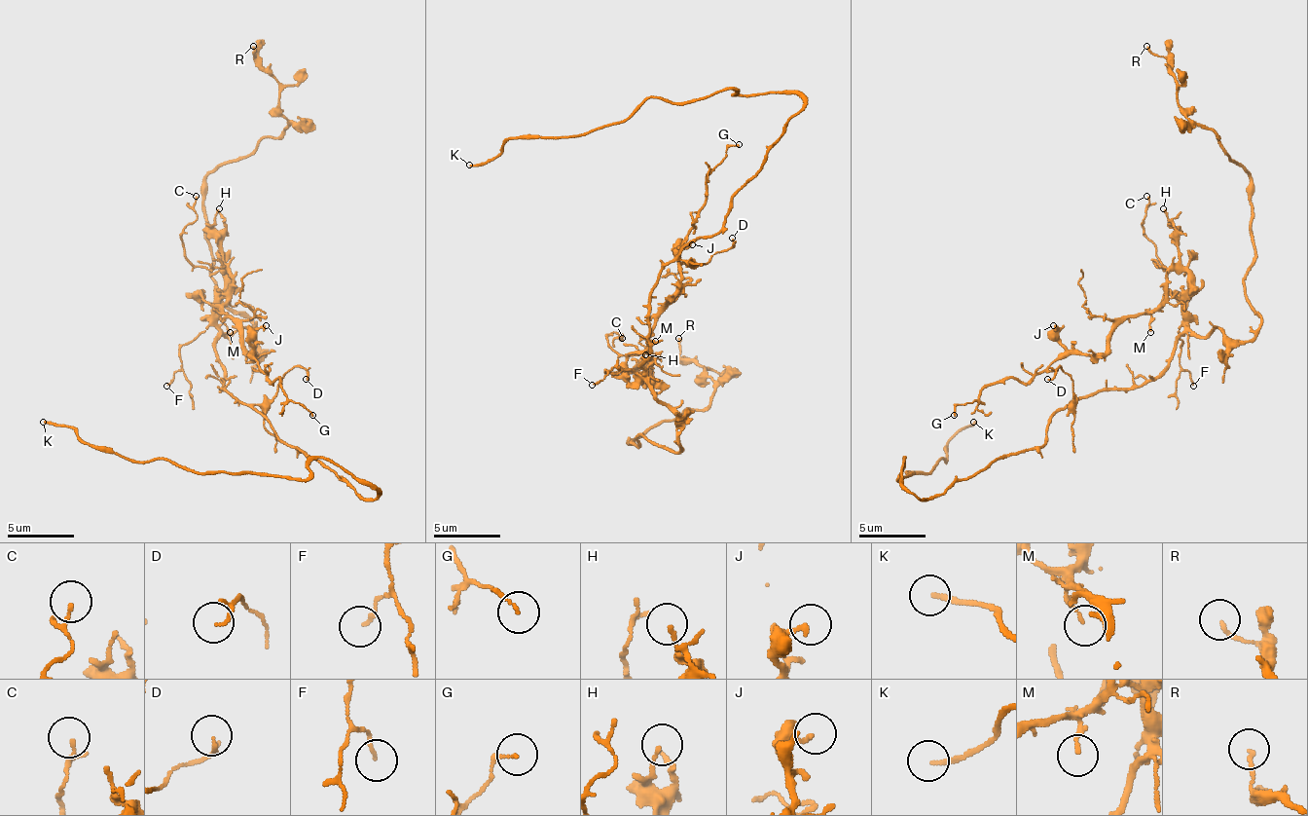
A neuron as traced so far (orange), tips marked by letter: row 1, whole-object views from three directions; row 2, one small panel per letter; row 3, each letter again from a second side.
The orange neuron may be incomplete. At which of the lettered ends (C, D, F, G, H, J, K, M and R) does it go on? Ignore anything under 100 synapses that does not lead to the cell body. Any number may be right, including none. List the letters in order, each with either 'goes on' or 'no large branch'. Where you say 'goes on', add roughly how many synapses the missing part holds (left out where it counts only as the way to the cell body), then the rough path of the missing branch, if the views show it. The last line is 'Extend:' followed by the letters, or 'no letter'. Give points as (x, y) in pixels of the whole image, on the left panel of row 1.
C: no large branch
D: no large branch
F: no large branch
G: no large branch
H: no large branch
J: no large branch
K: goes on
M: no large branch
R: no large branch
Extend: K

